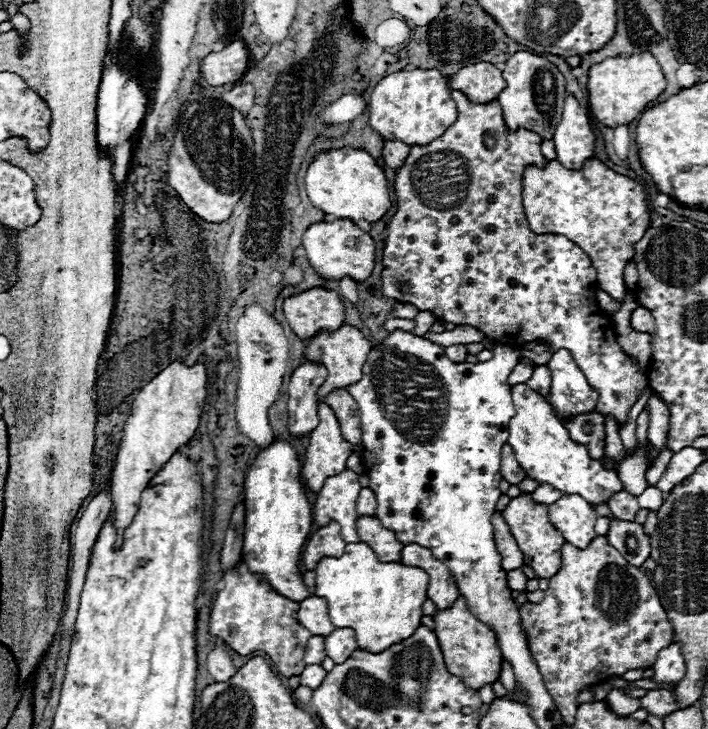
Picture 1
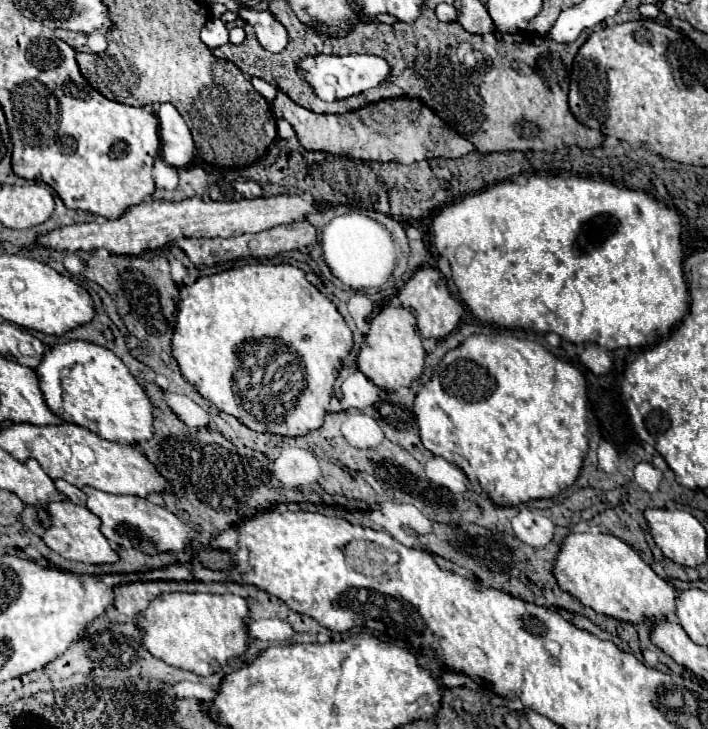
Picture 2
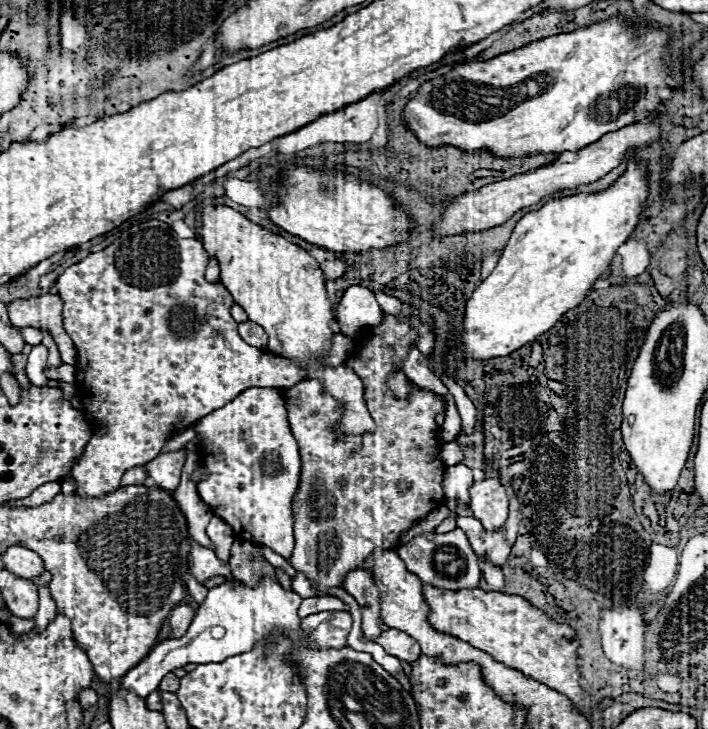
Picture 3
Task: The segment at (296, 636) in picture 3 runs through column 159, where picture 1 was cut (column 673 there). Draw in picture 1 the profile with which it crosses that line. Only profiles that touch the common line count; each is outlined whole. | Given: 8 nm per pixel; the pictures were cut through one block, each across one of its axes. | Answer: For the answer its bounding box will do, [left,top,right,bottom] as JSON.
[652,644,686,686]

